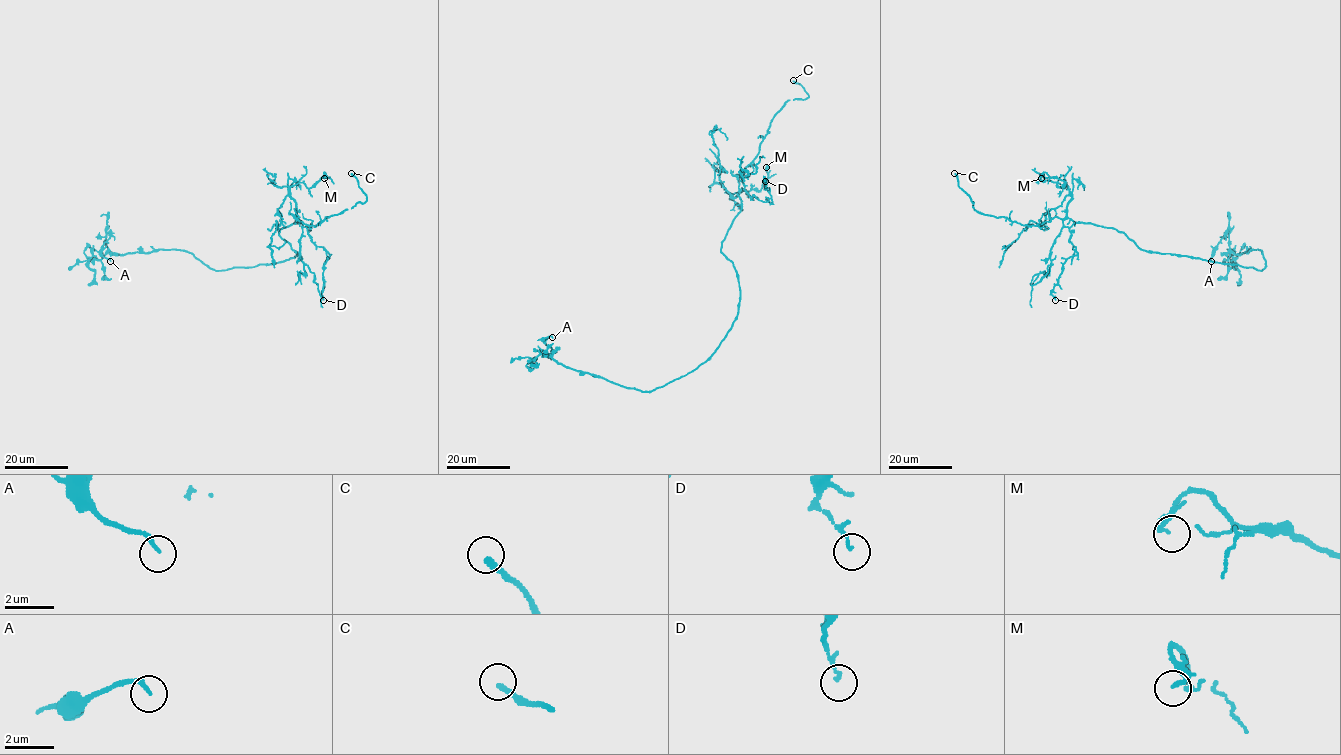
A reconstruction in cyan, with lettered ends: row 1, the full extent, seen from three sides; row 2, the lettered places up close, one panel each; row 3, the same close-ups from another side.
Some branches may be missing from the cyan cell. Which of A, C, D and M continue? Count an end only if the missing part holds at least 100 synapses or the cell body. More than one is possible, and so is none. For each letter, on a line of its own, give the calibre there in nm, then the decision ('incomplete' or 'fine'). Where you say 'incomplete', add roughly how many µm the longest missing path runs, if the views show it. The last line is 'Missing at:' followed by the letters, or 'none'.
A: calibre 150 nm; fine
C: calibre 240 nm; incomplete; missing 15 µm
D: calibre 100 nm; fine
M: calibre 170 nm; fine
Missing at: C

